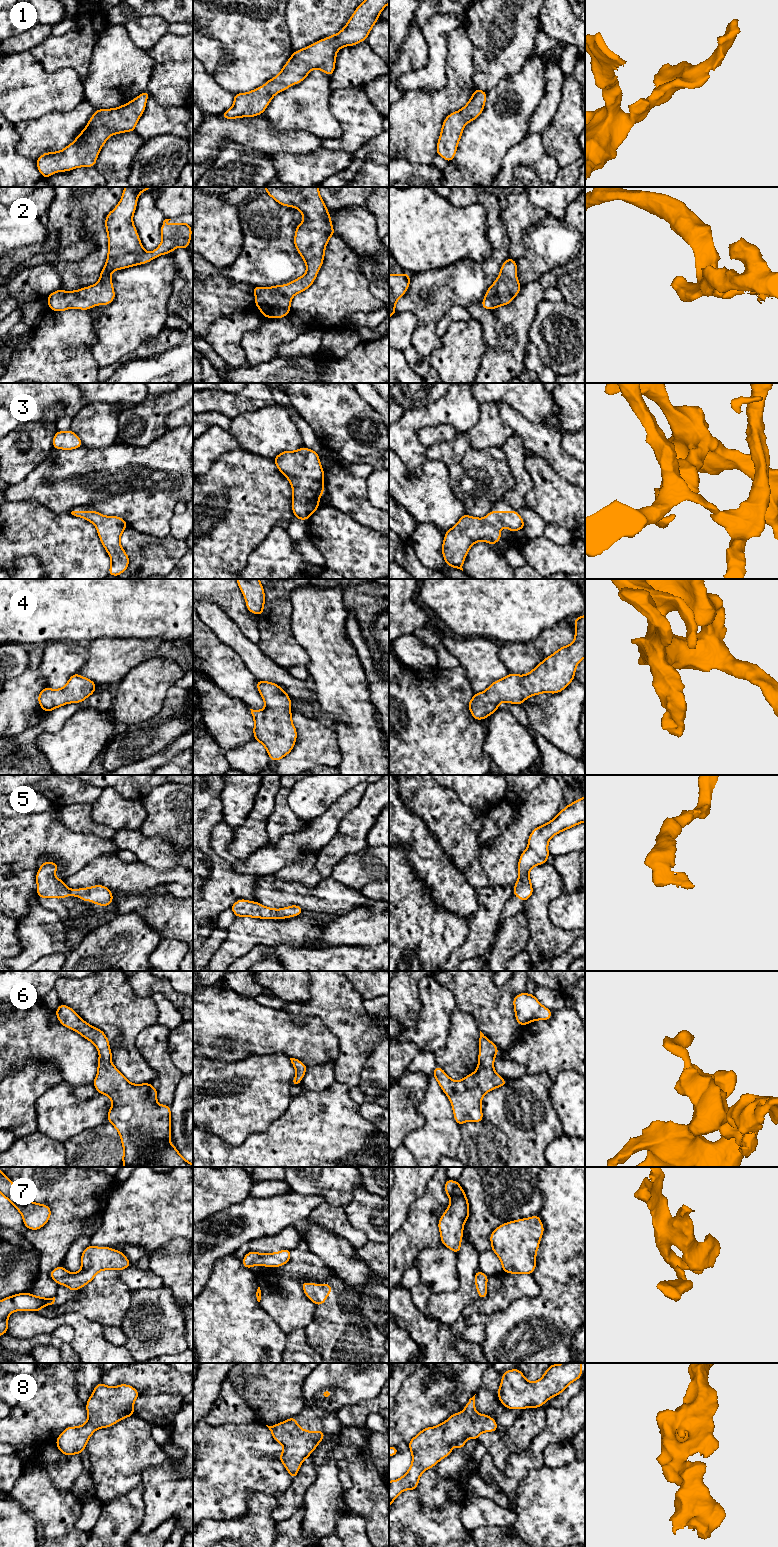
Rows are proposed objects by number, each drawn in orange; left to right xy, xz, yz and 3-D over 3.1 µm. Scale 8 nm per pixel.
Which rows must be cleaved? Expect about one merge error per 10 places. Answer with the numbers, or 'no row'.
no row

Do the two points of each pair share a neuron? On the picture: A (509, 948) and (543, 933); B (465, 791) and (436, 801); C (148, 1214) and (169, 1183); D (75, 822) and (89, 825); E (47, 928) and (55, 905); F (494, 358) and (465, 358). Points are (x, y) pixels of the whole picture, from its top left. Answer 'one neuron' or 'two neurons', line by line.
A: two neurons
B: two neurons
C: one neuron
D: one neuron
E: two neurons
F: two neurons

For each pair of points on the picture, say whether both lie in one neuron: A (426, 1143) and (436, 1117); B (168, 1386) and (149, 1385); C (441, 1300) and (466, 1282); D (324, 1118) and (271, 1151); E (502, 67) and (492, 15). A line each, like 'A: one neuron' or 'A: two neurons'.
A: one neuron
B: one neuron
C: one neuron
D: one neuron
E: one neuron

